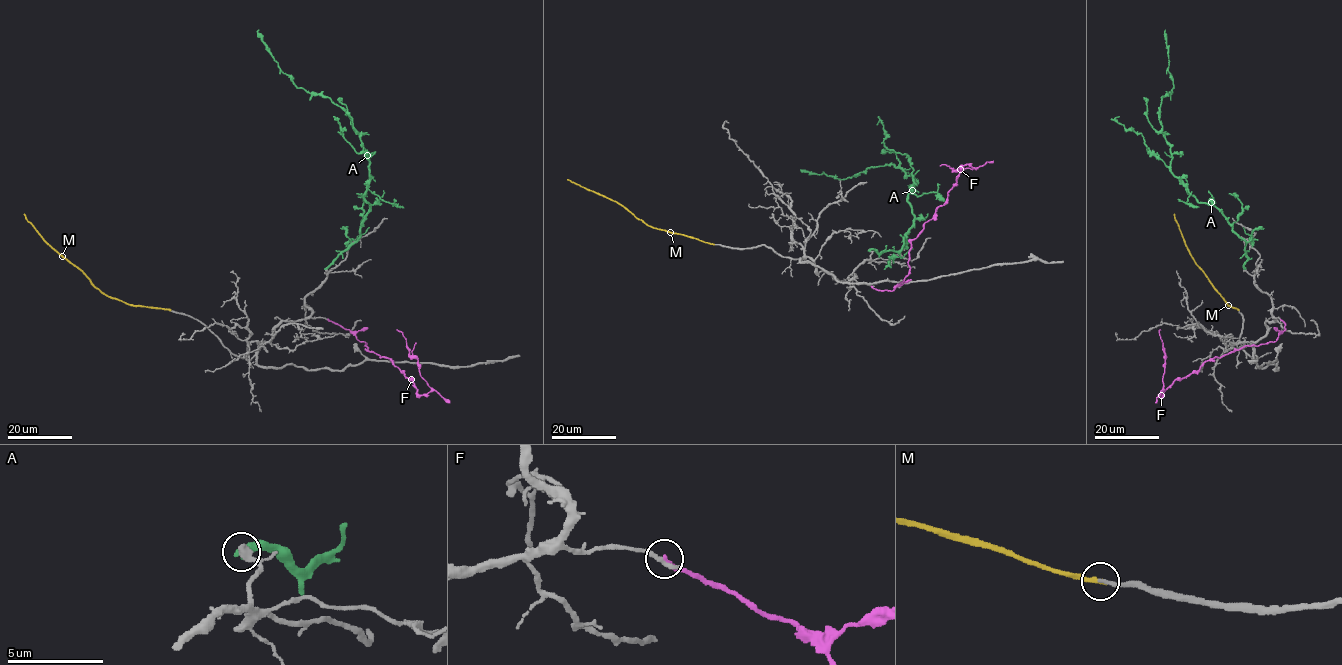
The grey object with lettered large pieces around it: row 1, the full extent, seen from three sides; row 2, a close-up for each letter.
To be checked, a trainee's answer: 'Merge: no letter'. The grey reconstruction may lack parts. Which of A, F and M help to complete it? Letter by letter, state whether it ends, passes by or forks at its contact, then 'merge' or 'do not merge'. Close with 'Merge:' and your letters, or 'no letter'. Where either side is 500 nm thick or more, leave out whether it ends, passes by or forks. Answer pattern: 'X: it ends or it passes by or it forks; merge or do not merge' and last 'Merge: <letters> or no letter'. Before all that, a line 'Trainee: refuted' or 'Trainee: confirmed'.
Trainee: confirmed
A: do not merge
F: it ends; do not merge
M: it ends; do not merge
Merge: no letter

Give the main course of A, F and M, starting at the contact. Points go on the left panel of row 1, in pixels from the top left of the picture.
A: (325, 269), (360, 236), (370, 206), (364, 196), (369, 153), (350, 116), (327, 97), (298, 88), (258, 29)
F: (327, 319), (387, 357), (412, 378), (417, 393), (427, 394), (431, 389), (418, 360), (396, 330)
M: (170, 310), (129, 305), (106, 296), (44, 240), (24, 214)

